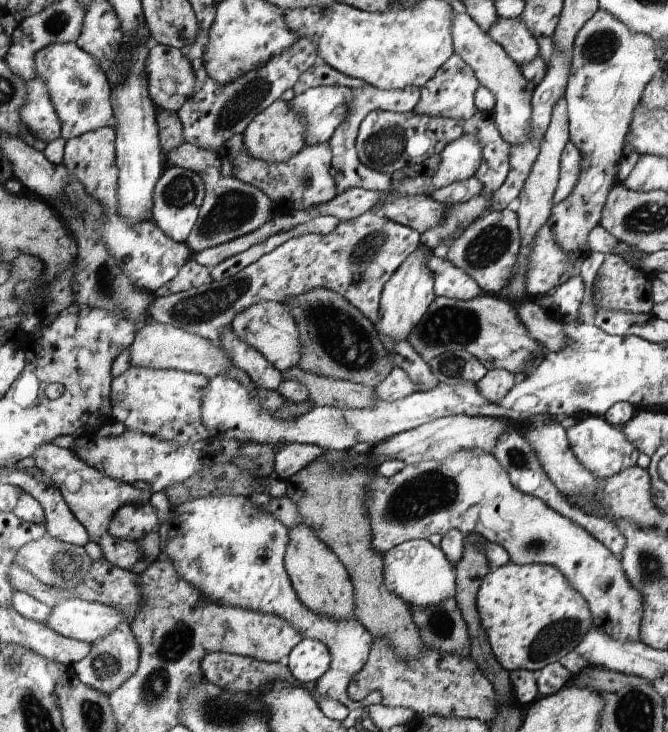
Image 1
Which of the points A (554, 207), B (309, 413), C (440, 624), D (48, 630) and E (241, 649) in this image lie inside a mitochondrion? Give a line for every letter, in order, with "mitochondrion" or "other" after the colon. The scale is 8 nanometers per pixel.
A: other
B: other
C: mitochondrion
D: other
E: other

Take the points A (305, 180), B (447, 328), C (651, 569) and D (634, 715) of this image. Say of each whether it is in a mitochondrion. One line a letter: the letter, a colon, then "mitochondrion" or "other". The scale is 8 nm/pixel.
A: mitochondrion
B: mitochondrion
C: mitochondrion
D: mitochondrion

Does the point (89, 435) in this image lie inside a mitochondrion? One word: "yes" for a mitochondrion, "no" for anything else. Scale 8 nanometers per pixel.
no

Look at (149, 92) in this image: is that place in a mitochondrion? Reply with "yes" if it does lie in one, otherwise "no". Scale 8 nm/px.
no

